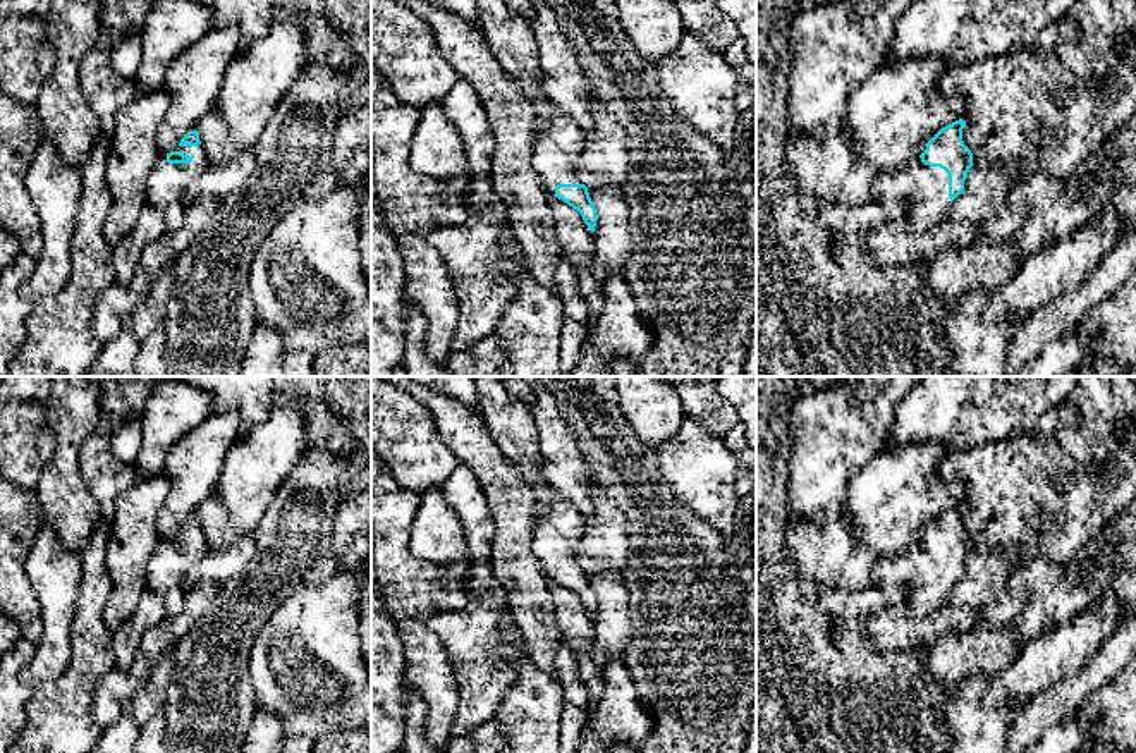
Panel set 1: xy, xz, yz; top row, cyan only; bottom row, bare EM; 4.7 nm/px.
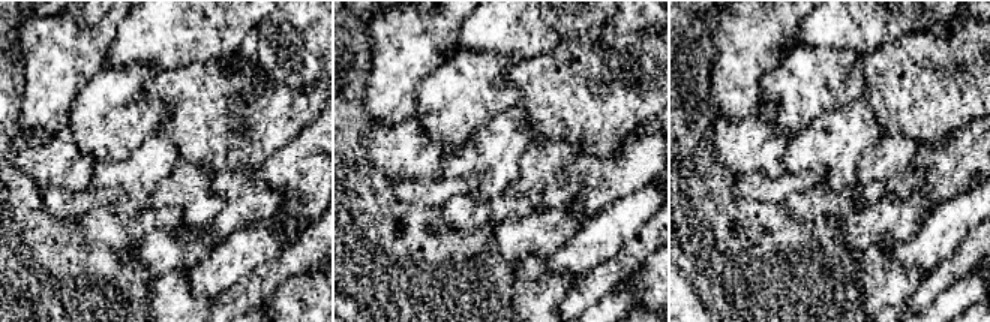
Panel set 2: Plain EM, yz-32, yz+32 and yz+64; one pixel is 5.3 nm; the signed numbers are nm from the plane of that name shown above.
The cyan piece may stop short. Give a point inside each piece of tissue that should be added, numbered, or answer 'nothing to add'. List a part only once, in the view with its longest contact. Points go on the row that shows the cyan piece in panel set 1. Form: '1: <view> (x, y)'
1: yz (925, 189)

